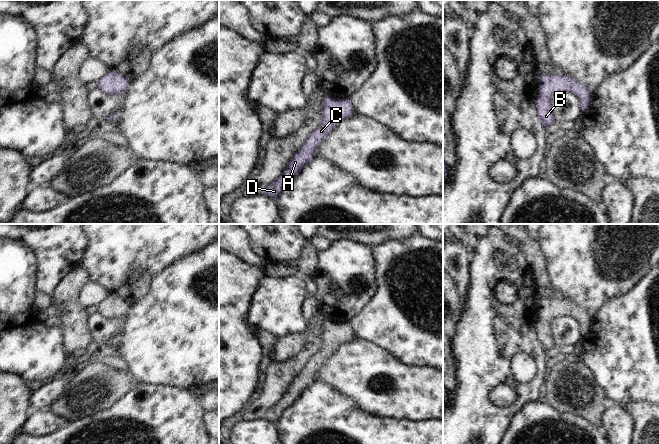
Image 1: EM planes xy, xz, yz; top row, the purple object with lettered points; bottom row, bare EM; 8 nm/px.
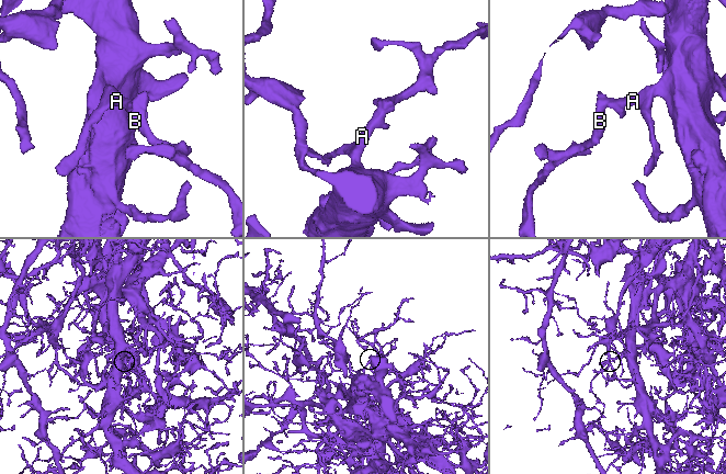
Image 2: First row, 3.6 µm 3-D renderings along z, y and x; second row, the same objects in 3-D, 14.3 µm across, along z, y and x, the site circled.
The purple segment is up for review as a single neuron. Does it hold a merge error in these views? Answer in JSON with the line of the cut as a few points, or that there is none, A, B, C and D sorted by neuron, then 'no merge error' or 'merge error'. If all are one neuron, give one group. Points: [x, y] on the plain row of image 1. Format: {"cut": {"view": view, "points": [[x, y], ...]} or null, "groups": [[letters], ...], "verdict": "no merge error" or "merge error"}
{"cut": null, "groups": [["A", "B", "C", "D"]], "verdict": "no merge error"}

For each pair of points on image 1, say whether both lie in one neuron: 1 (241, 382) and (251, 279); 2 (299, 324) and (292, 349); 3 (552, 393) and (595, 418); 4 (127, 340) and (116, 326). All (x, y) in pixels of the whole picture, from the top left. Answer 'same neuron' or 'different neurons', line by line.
1: same neuron
2: different neurons
3: same neuron
4: different neurons

